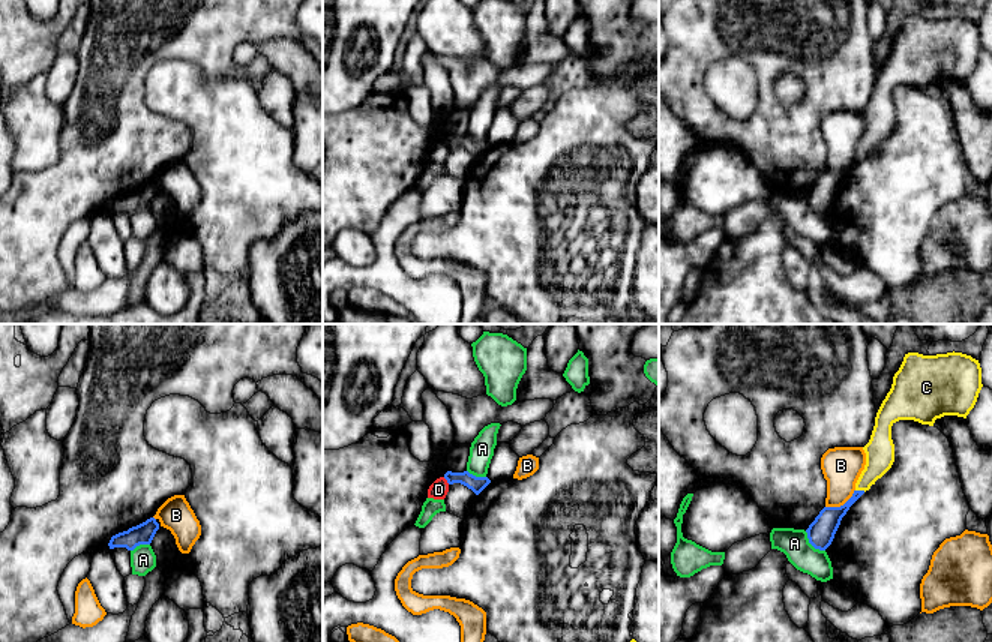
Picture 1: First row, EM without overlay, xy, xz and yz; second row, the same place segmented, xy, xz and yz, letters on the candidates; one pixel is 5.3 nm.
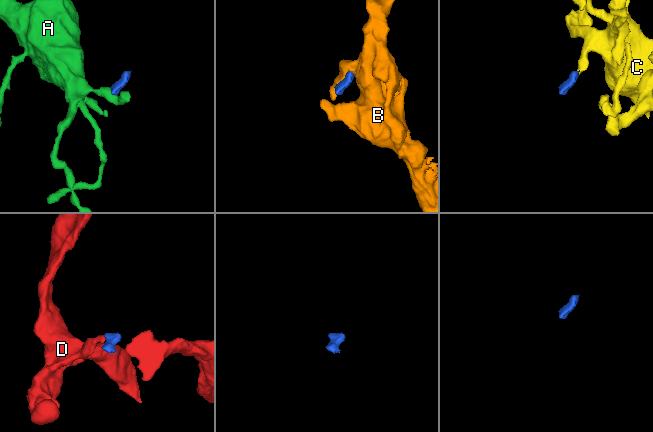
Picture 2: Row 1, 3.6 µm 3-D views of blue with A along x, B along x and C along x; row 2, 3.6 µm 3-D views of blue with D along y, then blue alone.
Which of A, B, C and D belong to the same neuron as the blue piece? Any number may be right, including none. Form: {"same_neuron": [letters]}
{"same_neuron": ["C"]}

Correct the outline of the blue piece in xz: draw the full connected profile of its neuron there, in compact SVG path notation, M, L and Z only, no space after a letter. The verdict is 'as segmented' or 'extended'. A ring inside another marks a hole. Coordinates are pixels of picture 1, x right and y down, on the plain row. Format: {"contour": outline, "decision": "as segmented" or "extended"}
{"contour": "M447 135L444 138L444 142L447 144L449 148L461 147L461 148L467 150L476 159L479 159L491 147L491 144L488 141L476 141L476 140L470 138L468 135L464 135L464 136Z", "decision": "as segmented"}

